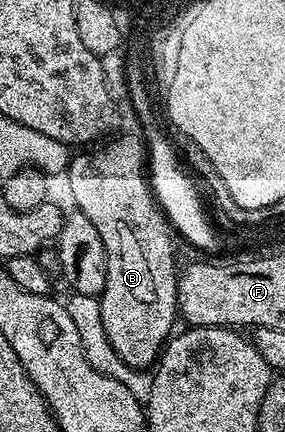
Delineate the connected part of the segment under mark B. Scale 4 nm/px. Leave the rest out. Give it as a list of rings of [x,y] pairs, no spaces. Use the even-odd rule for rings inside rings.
[[[141,137],[138,138],[118,138],[115,140],[115,142],[107,141],[105,144],[107,146],[99,145],[97,148],[99,150],[94,150],[91,152],[91,154],[82,154],[86,152],[78,152],[71,157],[69,163],[68,163],[68,175],[70,174],[70,194],[72,197],[74,197],[74,202],[77,207],[77,209],[82,213],[84,216],[88,216],[88,220],[92,220],[92,224],[96,224],[96,232],[100,232],[100,240],[104,240],[104,252],[108,256],[108,280],[106,281],[106,287],[104,288],[104,292],[100,296],[101,306],[102,306],[102,314],[103,314],[103,324],[104,324],[104,330],[107,332],[108,340],[111,341],[112,348],[115,349],[116,355],[124,362],[124,364],[133,367],[135,370],[141,370],[145,371],[147,368],[153,367],[155,363],[157,363],[161,352],[162,347],[166,345],[168,339],[171,337],[172,331],[175,329],[174,326],[174,318],[177,319],[179,317],[178,313],[178,279],[180,277],[180,270],[179,267],[176,265],[176,259],[175,259],[175,239],[173,237],[170,238],[170,234],[172,235],[172,227],[166,217],[165,214],[162,213],[162,207],[158,205],[157,198],[154,197],[153,189],[150,185],[150,180],[148,177],[148,150],[147,147],[144,145],[143,139]]]

